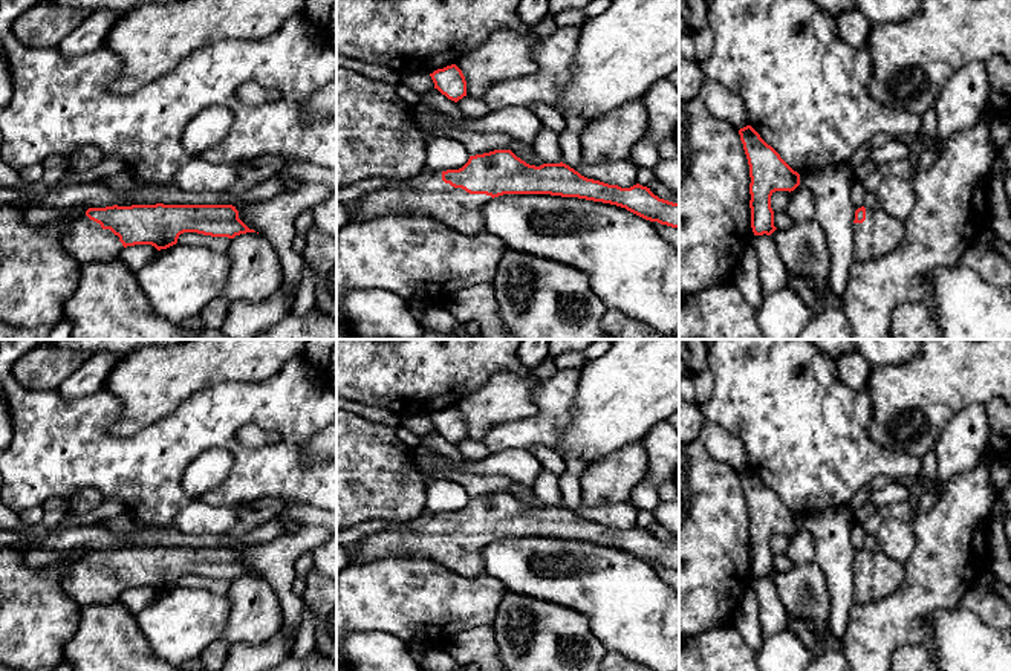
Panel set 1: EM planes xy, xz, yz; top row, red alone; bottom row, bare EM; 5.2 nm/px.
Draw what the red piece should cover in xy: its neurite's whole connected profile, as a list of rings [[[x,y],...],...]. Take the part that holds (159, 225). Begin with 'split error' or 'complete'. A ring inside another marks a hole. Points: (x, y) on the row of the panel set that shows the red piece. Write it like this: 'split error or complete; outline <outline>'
split error; outline [[[132,205],[89,208],[81,217],[67,223],[58,234],[60,246],[80,264],[93,261],[112,261],[127,246],[151,245],[158,251],[177,243],[184,232],[197,232],[211,237],[228,237],[255,232],[240,219],[232,205]]]

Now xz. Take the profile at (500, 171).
split error; outline [[[511,150],[470,156],[459,170],[425,168],[399,185],[364,193],[349,219],[366,222],[407,209],[476,235],[485,229],[483,205],[503,194],[551,194],[603,202],[679,229],[679,203],[659,199],[647,186],[636,183],[621,188],[587,179],[563,162],[529,165]]]

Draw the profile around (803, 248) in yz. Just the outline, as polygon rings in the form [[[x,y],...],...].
[[[818,222],[794,225],[791,229],[775,229],[771,234],[789,274],[811,277],[815,290],[823,293],[831,272],[827,238]]]

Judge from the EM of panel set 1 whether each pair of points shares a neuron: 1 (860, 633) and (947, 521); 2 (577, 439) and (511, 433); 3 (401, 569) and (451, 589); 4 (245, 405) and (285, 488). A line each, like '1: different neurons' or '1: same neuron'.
1: same neuron
2: different neurons
3: same neuron
4: same neuron

